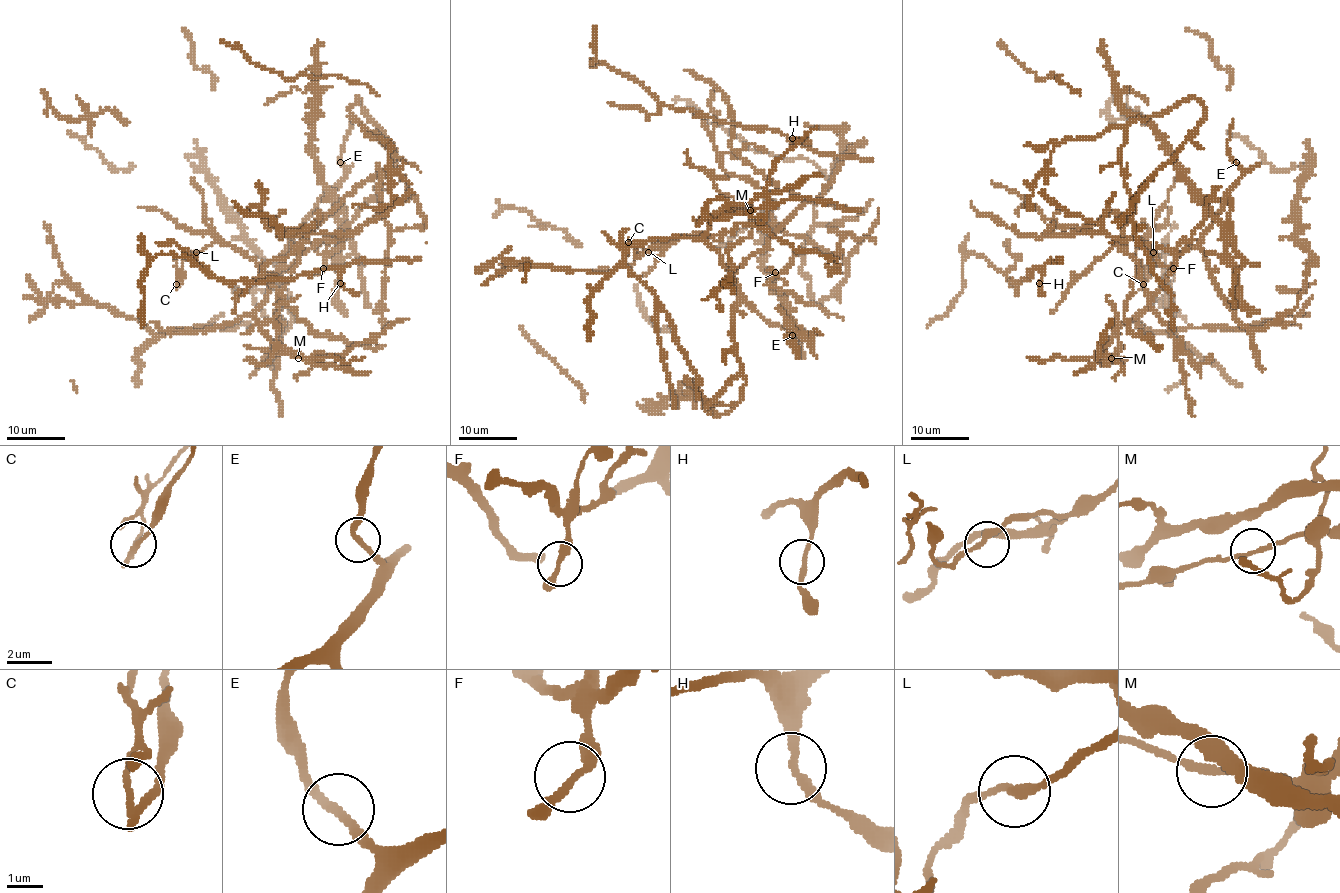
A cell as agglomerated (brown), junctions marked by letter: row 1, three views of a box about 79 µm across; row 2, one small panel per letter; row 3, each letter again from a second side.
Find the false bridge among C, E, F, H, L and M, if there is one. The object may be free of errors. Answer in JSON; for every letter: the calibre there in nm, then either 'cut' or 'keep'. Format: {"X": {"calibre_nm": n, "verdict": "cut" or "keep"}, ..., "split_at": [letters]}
{"C": {"calibre_nm": 200, "verdict": "cut"}, "E": {"calibre_nm": 220, "verdict": "keep"}, "F": {"calibre_nm": 220, "verdict": "keep"}, "H": {"calibre_nm": 200, "verdict": "keep"}, "L": {"calibre_nm": 240, "verdict": "keep"}, "M": {"calibre_nm": 200, "verdict": "keep"}, "split_at": ["C"]}

